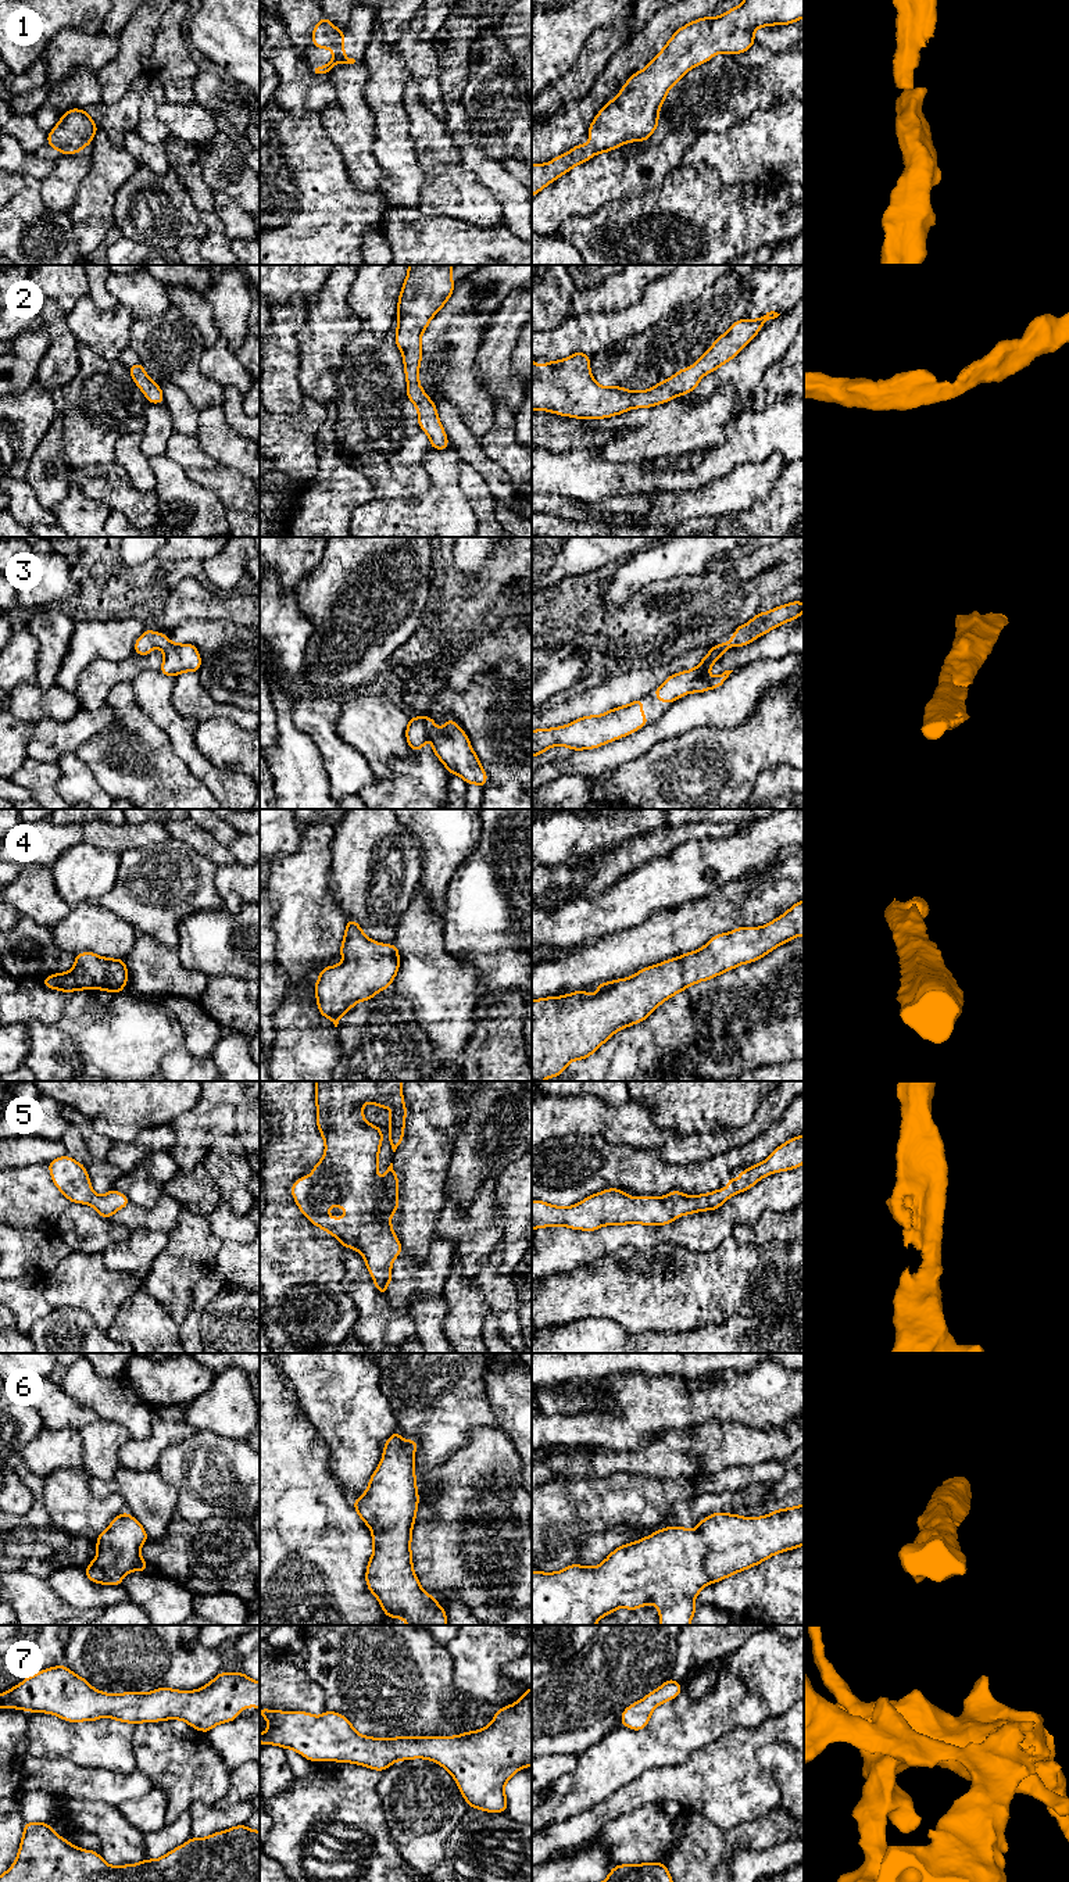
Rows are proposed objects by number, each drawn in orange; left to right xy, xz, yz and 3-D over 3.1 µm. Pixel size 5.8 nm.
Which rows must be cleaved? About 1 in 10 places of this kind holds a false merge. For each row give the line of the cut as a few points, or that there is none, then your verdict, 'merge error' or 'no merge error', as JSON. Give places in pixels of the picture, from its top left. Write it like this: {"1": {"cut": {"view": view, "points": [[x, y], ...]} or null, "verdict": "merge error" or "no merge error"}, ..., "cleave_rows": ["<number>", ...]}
{"1": {"cut": null, "verdict": "no merge error"}, "2": {"cut": null, "verdict": "no merge error"}, "3": {"cut": null, "verdict": "no merge error"}, "4": {"cut": null, "verdict": "no merge error"}, "5": {"cut": null, "verdict": "no merge error"}, "6": {"cut": null, "verdict": "no merge error"}, "7": {"cut": null, "verdict": "no merge error"}, "cleave_rows": []}

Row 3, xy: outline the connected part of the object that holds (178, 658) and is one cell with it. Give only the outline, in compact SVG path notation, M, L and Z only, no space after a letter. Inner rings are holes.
M146 631L135 641L135 654L149 655L155 647L164 654L164 662L160 672L165 676L176 677L183 672L199 672L201 668L201 656L193 644L172 643L167 638L167 633Z

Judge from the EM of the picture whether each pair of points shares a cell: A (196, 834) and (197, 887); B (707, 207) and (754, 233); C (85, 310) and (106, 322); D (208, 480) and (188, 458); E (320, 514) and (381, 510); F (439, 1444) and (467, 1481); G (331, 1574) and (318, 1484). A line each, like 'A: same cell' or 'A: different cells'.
A: different cells
B: same cell
C: same cell
D: different cells
E: different cells
F: different cells
G: same cell

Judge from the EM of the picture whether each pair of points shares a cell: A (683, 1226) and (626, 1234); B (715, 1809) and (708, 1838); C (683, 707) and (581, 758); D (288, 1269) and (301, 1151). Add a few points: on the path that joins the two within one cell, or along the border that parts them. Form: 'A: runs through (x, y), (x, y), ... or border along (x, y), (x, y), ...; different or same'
A: runs through (669, 1233), (640, 1235); same
B: border along (683, 1807), (701, 1813), (722, 1829), (746, 1821); different
C: runs through (658, 730), (632, 747), (605, 758); same
D: runs through (281, 1240), (281, 1180); same

